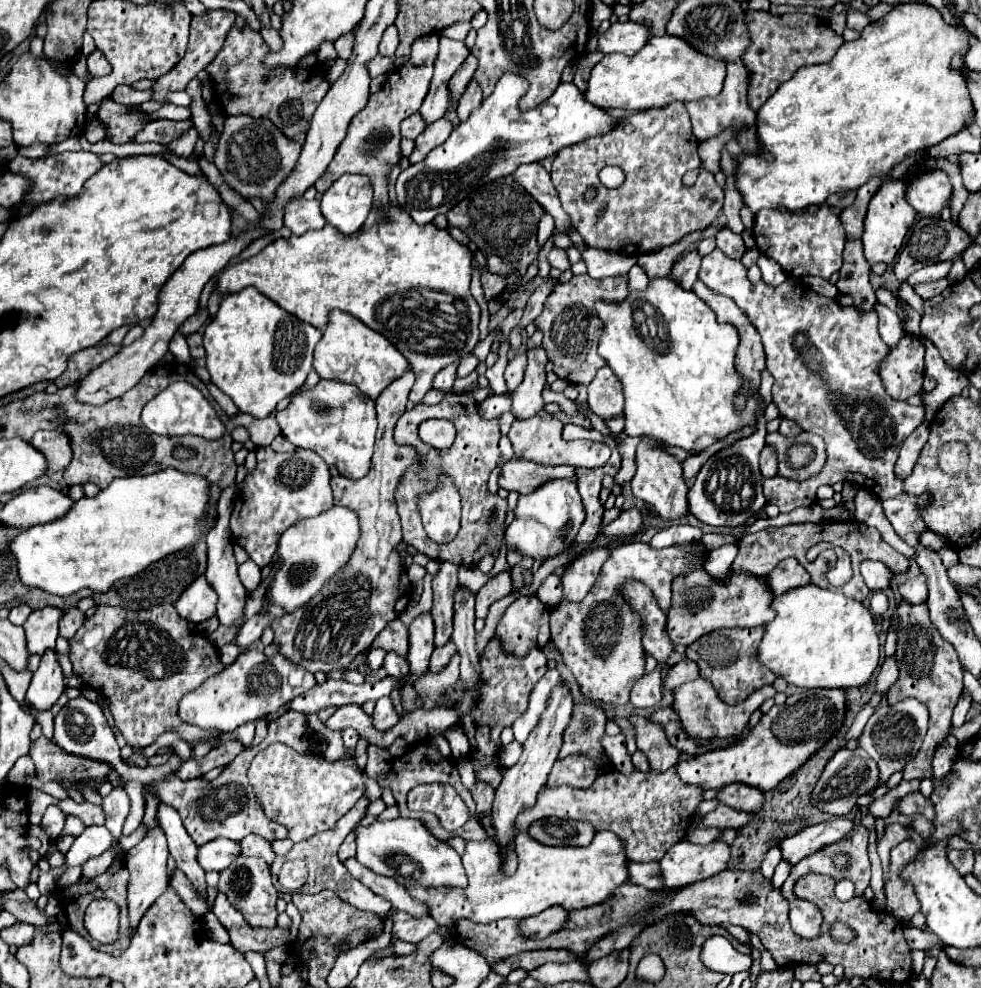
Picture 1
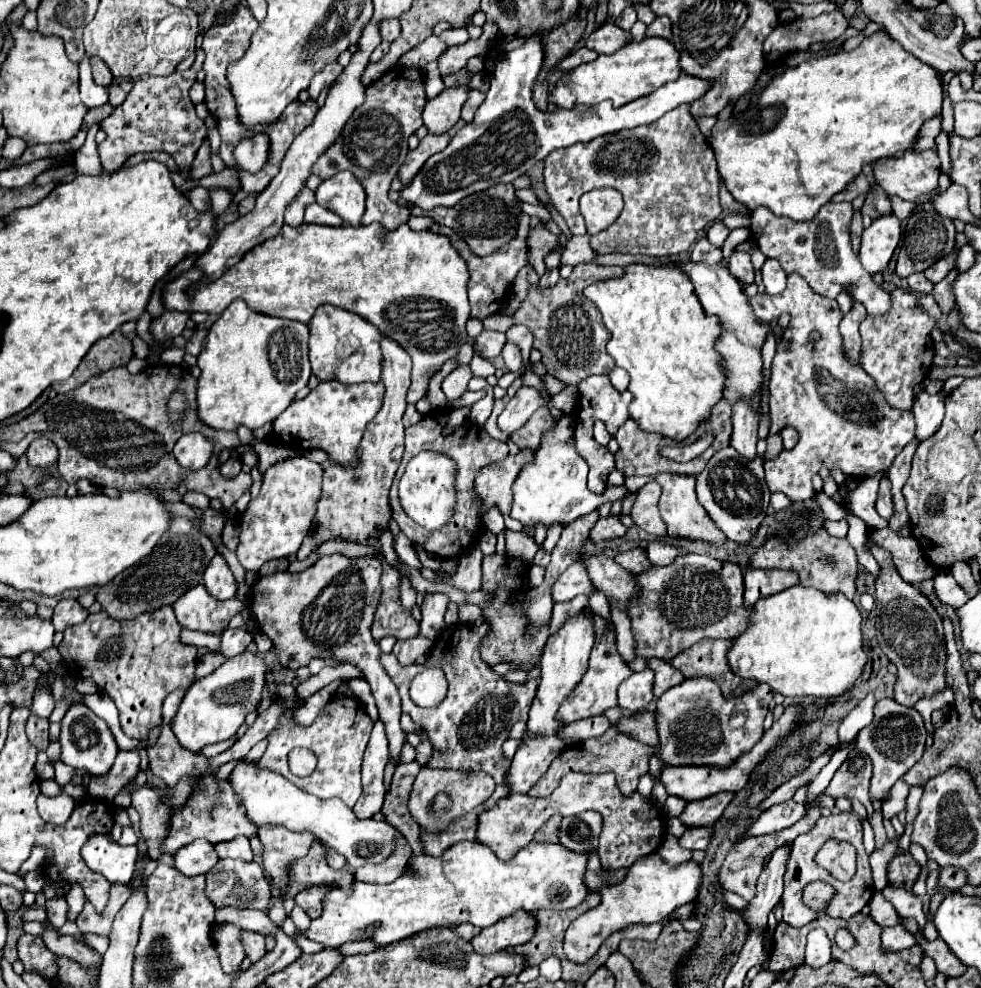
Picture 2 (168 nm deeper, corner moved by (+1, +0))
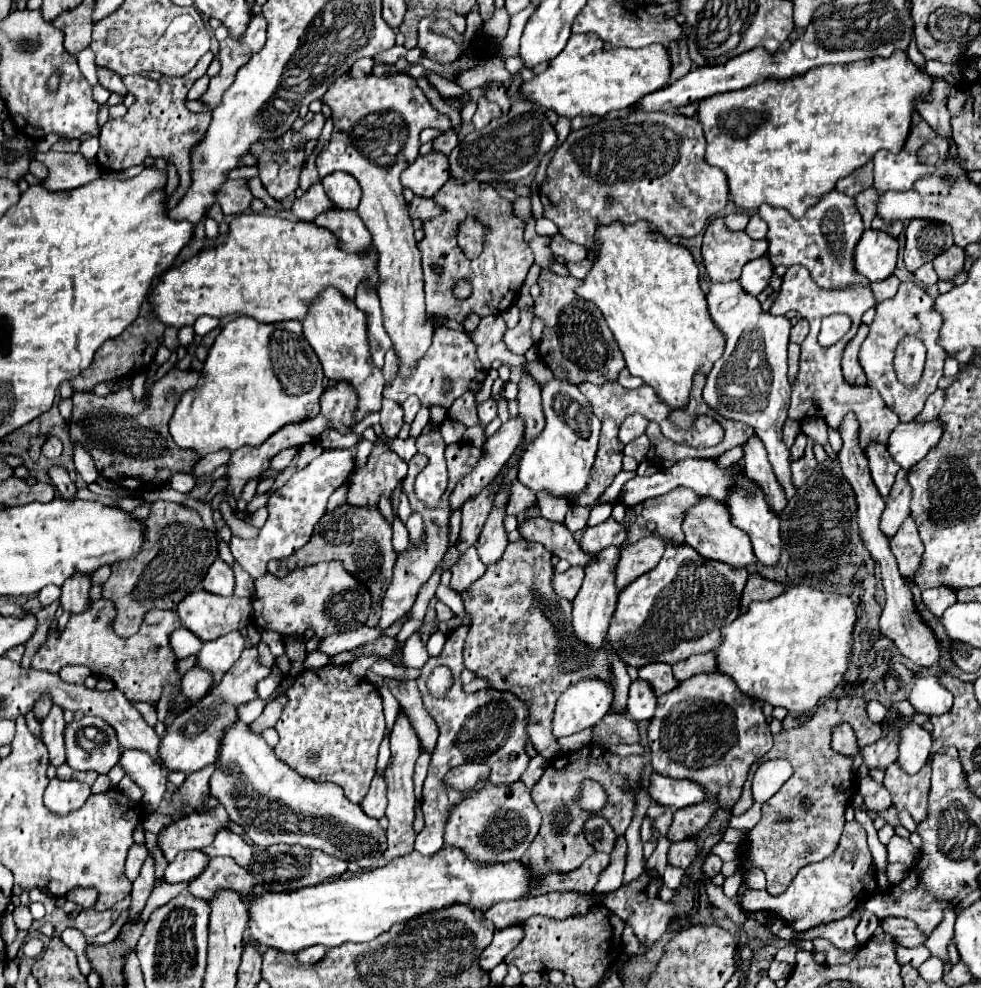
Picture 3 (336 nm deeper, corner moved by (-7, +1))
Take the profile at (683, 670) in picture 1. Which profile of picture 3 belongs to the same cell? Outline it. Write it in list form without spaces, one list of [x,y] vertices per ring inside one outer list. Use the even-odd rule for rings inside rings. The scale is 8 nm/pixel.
[[[648,664],[646,668],[638,670],[638,680],[648,682],[656,696],[662,696],[678,686],[678,682],[672,676],[670,664]]]

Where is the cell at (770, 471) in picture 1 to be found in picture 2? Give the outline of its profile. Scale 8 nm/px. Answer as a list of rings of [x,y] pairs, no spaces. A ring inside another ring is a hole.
[[[776,433],[776,435],[770,435],[770,437],[768,437],[768,449],[766,449],[764,459],[766,459],[766,461],[776,459],[776,457],[780,455],[782,449],[784,449],[784,447],[782,447],[782,439],[780,439],[780,435],[778,435],[778,433]]]

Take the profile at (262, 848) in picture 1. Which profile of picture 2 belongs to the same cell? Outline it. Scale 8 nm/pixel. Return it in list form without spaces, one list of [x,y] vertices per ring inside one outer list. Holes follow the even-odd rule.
[[[234,837],[230,841],[222,841],[216,845],[216,849],[218,849],[220,859],[230,857],[230,859],[252,861],[252,857],[254,857],[254,853],[250,849],[250,839],[246,839],[246,837]]]

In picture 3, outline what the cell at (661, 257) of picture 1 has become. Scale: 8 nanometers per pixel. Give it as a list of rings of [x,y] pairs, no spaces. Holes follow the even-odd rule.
[[[754,214],[754,216],[750,218],[750,224],[746,226],[746,234],[748,234],[750,238],[764,238],[766,232],[768,232],[768,224],[766,224],[758,214]]]

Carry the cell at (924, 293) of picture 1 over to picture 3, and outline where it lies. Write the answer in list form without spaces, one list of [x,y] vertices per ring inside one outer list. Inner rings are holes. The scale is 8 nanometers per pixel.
[[[932,262],[922,264],[922,266],[914,272],[914,276],[916,276],[922,284],[926,284],[926,286],[930,286],[930,284],[936,284],[936,282],[938,282],[938,276],[936,276],[936,270],[932,268]]]

